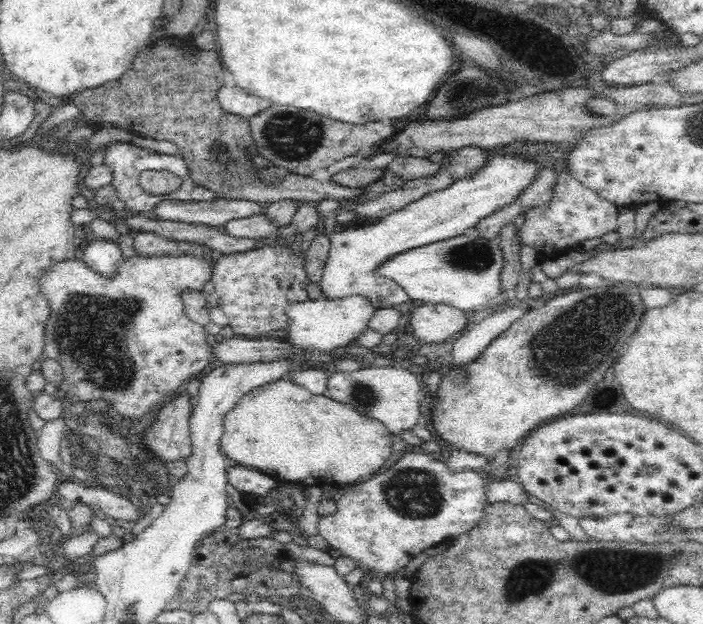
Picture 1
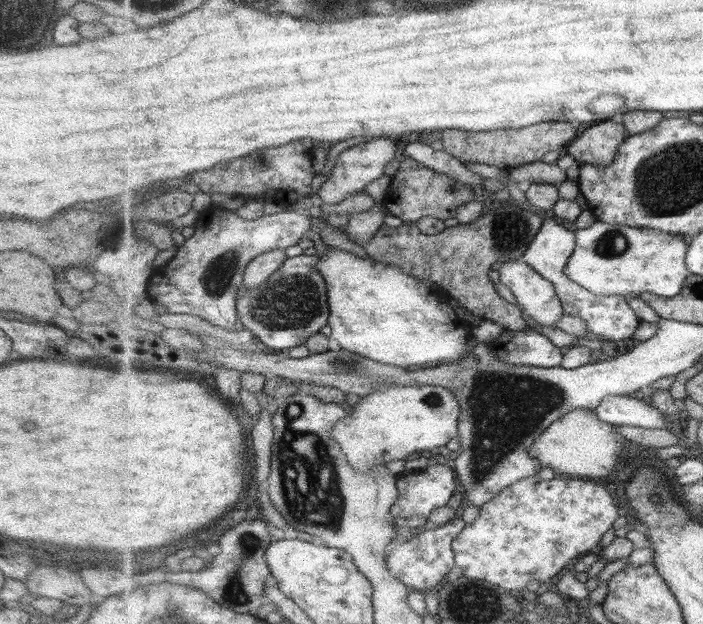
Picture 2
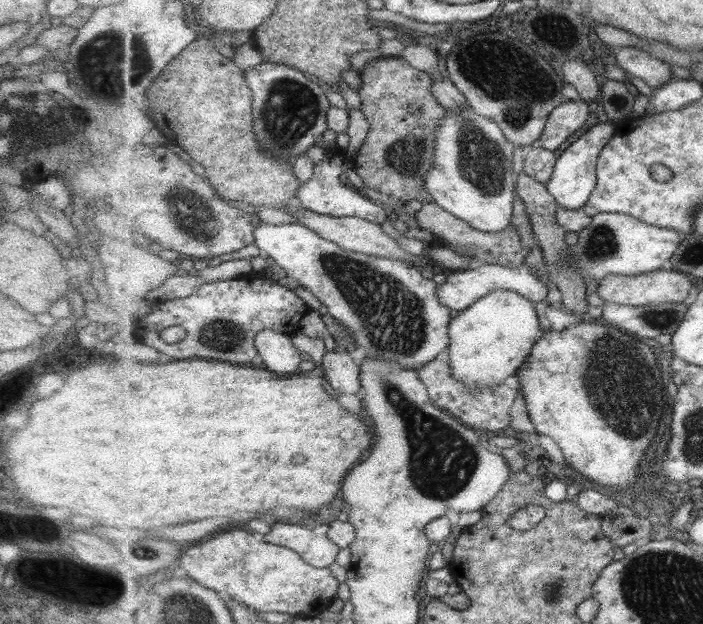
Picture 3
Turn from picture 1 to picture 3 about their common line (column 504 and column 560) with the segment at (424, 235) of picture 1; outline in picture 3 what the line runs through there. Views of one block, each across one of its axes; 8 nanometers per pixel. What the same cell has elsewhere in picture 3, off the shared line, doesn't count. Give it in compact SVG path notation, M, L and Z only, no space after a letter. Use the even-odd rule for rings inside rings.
M608 120L591 127L573 142L558 158L551 180L546 184L556 201L565 208L582 209L590 200L591 193L598 185L598 162L603 149L610 144L616 133L617 123Z

